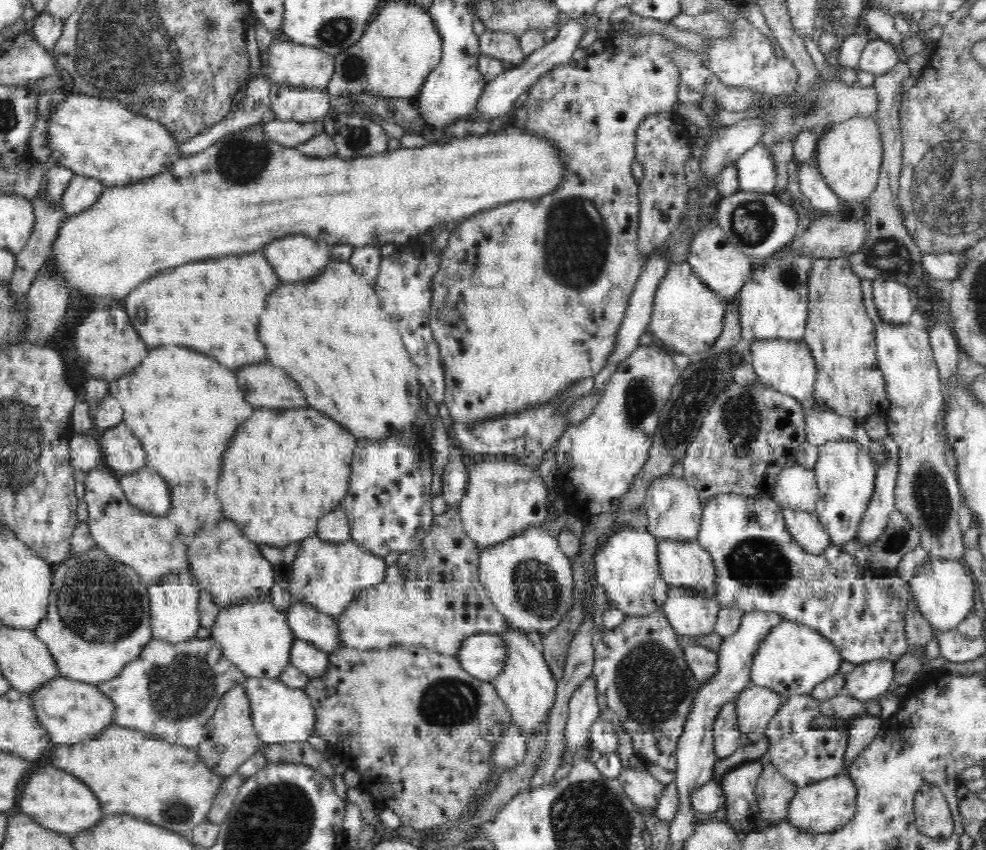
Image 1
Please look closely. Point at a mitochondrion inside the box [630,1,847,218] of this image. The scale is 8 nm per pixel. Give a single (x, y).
(807, 108)

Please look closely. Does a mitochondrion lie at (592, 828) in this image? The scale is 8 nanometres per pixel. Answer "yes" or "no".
yes

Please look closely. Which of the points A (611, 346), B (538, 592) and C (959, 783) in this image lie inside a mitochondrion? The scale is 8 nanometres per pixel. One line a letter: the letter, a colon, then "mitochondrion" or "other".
A: other
B: mitochondrion
C: other

